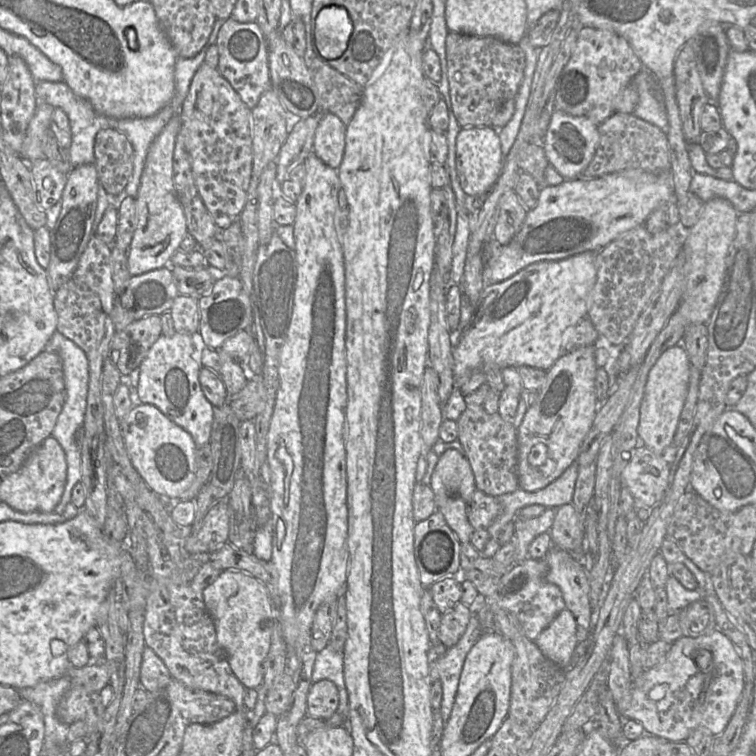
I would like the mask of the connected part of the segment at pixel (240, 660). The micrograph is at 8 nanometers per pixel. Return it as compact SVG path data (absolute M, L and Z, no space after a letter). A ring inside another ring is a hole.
M224 570L212 584L203 589L202 596L206 610L214 623L217 642L224 650L232 672L245 688L257 689L263 682L263 661L268 654L276 623L276 609L265 585L248 573Z

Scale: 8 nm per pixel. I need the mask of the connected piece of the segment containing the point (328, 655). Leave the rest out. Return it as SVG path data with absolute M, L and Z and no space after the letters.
M328 645L316 654L312 672L312 682L328 679L335 683L339 692L337 712L349 721L348 691L344 679L344 654Z

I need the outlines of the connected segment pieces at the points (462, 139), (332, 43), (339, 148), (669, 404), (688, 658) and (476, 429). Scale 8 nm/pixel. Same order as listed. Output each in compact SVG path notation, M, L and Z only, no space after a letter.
M491 126L465 127L456 138L456 171L463 191L476 198L484 198L496 184L503 169L498 129Z
M328 6L316 18L314 44L323 58L334 60L345 52L352 32L353 23L347 9Z
M323 112L314 137L314 154L326 165L338 169L345 151L347 126L333 113Z
M677 344L664 351L649 371L640 406L638 435L645 447L657 455L663 455L673 443L688 393L690 369L691 363L686 350L681 344Z
M718 629L699 637L682 636L673 644L660 664L633 679L630 690L617 703L624 720L640 722L645 730L668 742L686 741L692 730L706 727L716 737L729 724L744 691L743 661L732 641Z
M482 406L466 407L456 422L457 440L470 464L476 489L493 497L519 489L517 429L513 424L504 421L498 413L488 414Z

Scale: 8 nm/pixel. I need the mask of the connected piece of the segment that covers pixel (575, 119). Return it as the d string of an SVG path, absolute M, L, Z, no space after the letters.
M558 110L552 113L542 146L549 164L565 180L580 177L593 159L600 140L598 125L585 116L572 116Z

